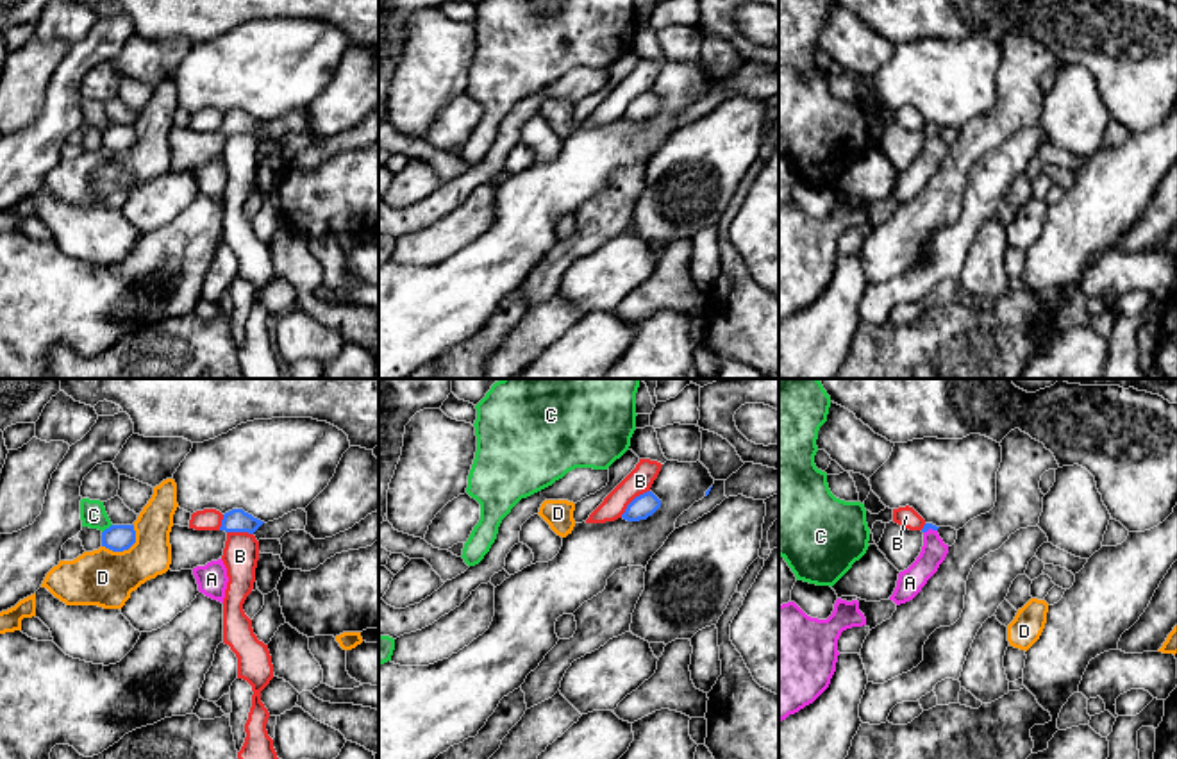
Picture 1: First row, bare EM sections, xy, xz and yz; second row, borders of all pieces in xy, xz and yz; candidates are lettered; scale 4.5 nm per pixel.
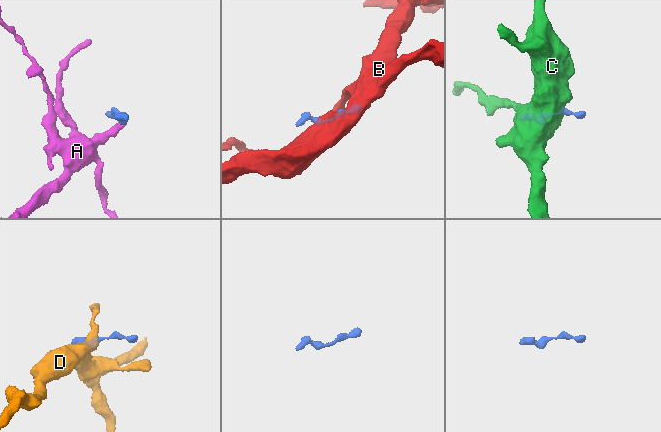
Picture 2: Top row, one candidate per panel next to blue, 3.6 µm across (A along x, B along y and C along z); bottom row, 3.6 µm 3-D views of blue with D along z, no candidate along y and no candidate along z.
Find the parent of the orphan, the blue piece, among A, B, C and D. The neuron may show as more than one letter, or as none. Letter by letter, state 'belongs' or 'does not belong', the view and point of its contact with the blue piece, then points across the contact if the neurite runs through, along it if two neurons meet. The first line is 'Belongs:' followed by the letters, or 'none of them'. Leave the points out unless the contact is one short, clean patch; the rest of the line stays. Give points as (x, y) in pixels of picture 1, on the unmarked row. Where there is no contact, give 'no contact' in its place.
Belongs: A
A: belongs; contact yz (929, 127); way yz (927, 125), (929, 127), (934, 150)
B: does not belong; contact xz (633, 100); border xz (649, 90), (640, 93), (620, 116)
C: does not belong; contact xy (106, 129); border xy (111, 124), (102, 133)
D: does not belong; contact xy (125, 149); border xy (134, 125), (134, 141), (127, 149), (109, 150), (102, 147)

